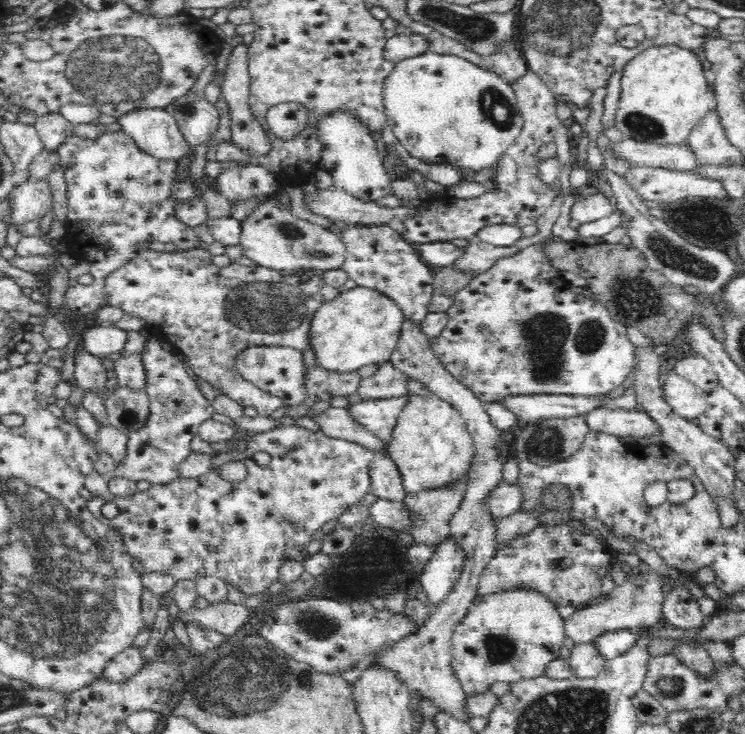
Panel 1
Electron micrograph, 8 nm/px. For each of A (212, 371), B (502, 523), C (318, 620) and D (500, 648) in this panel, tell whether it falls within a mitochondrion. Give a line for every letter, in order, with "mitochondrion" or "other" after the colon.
A: other
B: other
C: mitochondrion
D: mitochondrion

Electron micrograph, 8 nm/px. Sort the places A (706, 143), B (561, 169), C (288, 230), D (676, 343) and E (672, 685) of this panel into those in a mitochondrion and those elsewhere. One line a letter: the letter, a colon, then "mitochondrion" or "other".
A: other
B: other
C: mitochondrion
D: other
E: mitochondrion

